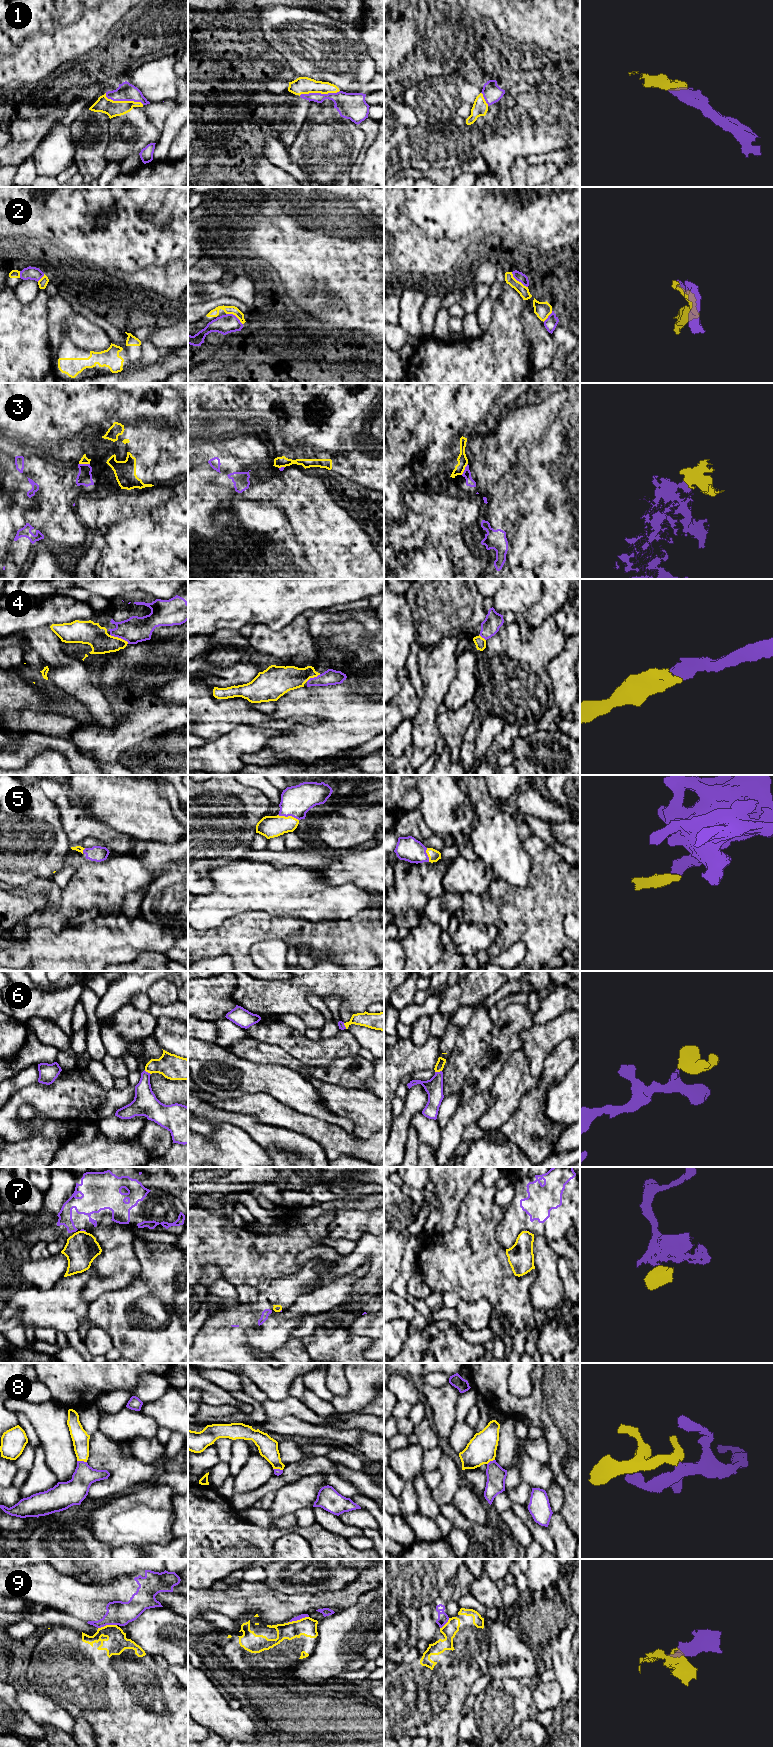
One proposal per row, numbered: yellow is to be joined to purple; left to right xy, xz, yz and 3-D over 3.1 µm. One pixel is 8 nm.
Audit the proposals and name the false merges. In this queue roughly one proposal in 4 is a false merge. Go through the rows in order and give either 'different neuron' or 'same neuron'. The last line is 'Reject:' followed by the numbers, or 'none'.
1: same neuron
2: same neuron
3: different neuron
4: same neuron
5: same neuron
6: same neuron
7: different neuron
8: same neuron
9: different neuron
Reject: 3, 7, 9

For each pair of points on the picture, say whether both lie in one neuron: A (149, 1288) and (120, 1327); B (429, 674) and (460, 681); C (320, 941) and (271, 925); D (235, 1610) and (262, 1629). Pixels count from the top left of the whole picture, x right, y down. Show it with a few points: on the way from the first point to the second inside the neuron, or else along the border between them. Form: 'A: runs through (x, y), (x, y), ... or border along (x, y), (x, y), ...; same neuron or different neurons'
A: runs through (137, 1292), (120, 1309), (120, 1315); same neuron
B: border along (457, 656), (456, 673), (443, 700); different neurons
C: runs through (308, 935), (300, 935), (283, 929); same neuron
D: border along (253, 1616), (242, 1624); different neurons

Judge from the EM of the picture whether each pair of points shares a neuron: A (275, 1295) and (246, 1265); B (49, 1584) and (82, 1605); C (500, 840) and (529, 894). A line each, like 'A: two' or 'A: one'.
A: two
B: one
C: two

